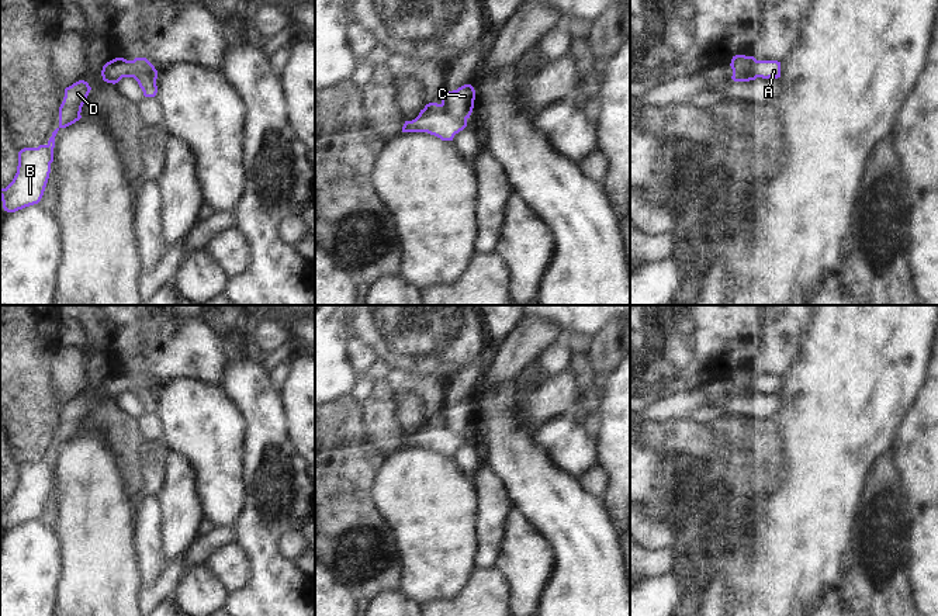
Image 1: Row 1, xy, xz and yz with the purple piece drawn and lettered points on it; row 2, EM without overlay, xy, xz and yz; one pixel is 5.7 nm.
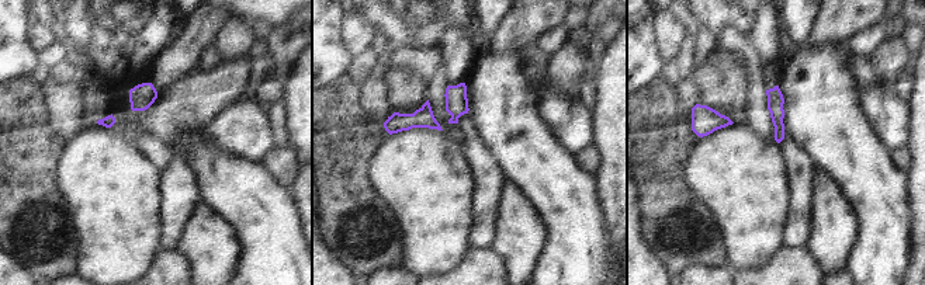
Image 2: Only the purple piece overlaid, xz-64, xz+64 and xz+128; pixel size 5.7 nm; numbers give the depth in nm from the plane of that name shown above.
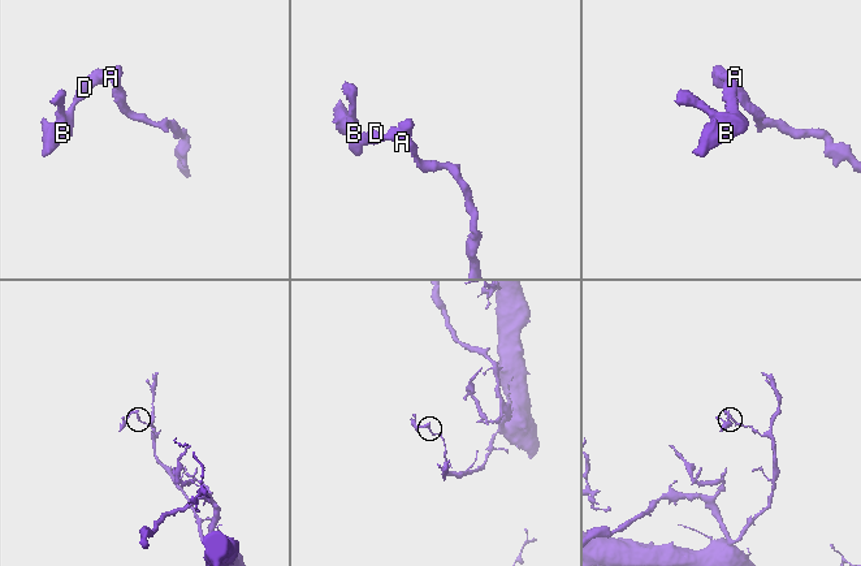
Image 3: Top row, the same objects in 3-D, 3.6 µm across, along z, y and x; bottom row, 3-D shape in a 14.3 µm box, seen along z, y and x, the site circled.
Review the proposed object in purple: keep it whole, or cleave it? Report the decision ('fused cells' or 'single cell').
fused cells

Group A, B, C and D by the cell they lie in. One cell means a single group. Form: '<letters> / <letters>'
A B D / C

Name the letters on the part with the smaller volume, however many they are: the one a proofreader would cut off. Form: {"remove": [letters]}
{"remove": ["A", "B", "D"]}

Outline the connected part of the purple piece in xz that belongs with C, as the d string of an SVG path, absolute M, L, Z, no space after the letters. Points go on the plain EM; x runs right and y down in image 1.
M464 399L457 405L442 408L442 419L447 430L470 433L475 415L475 405L471 399Z

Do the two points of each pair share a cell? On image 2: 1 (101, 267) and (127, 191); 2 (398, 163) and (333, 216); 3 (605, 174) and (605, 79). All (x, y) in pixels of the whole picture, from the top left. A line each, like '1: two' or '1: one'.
1: one
2: two
3: one

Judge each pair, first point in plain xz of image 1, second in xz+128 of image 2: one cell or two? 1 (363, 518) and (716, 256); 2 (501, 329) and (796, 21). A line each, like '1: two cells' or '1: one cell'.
1: one cell
2: one cell

